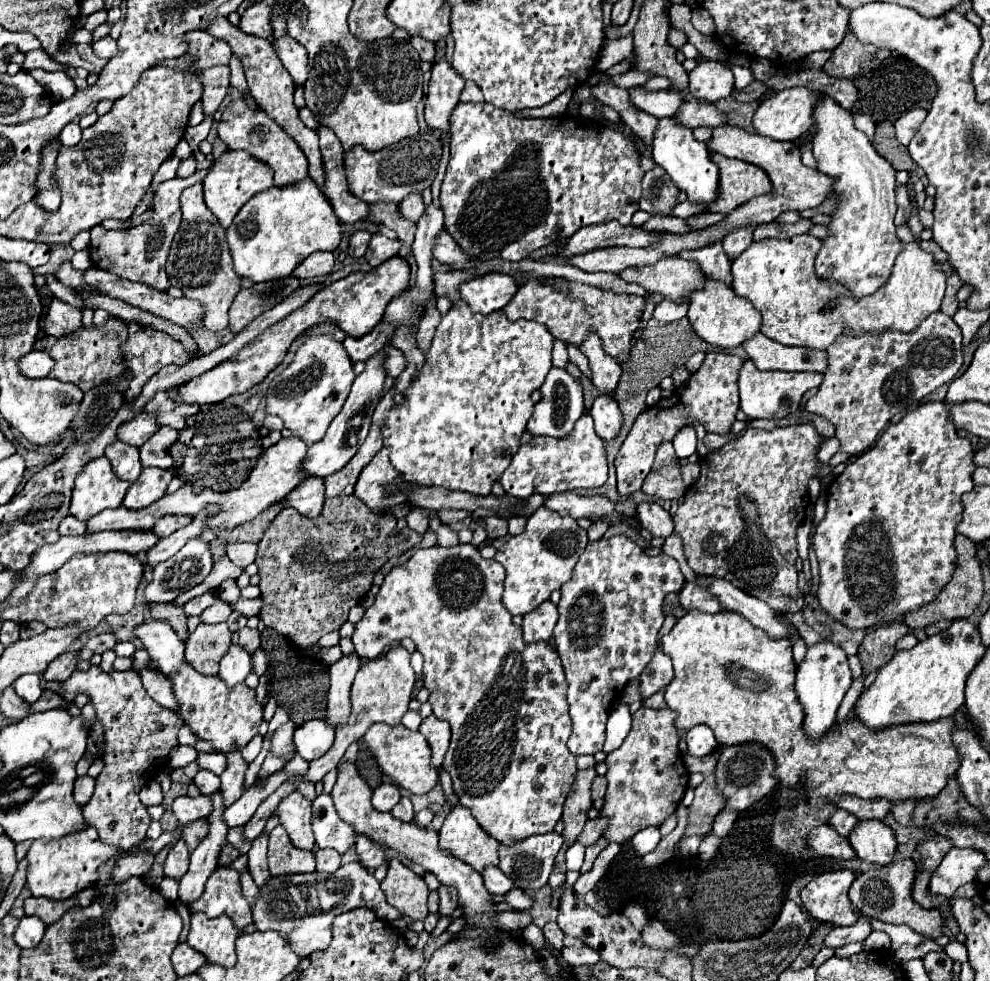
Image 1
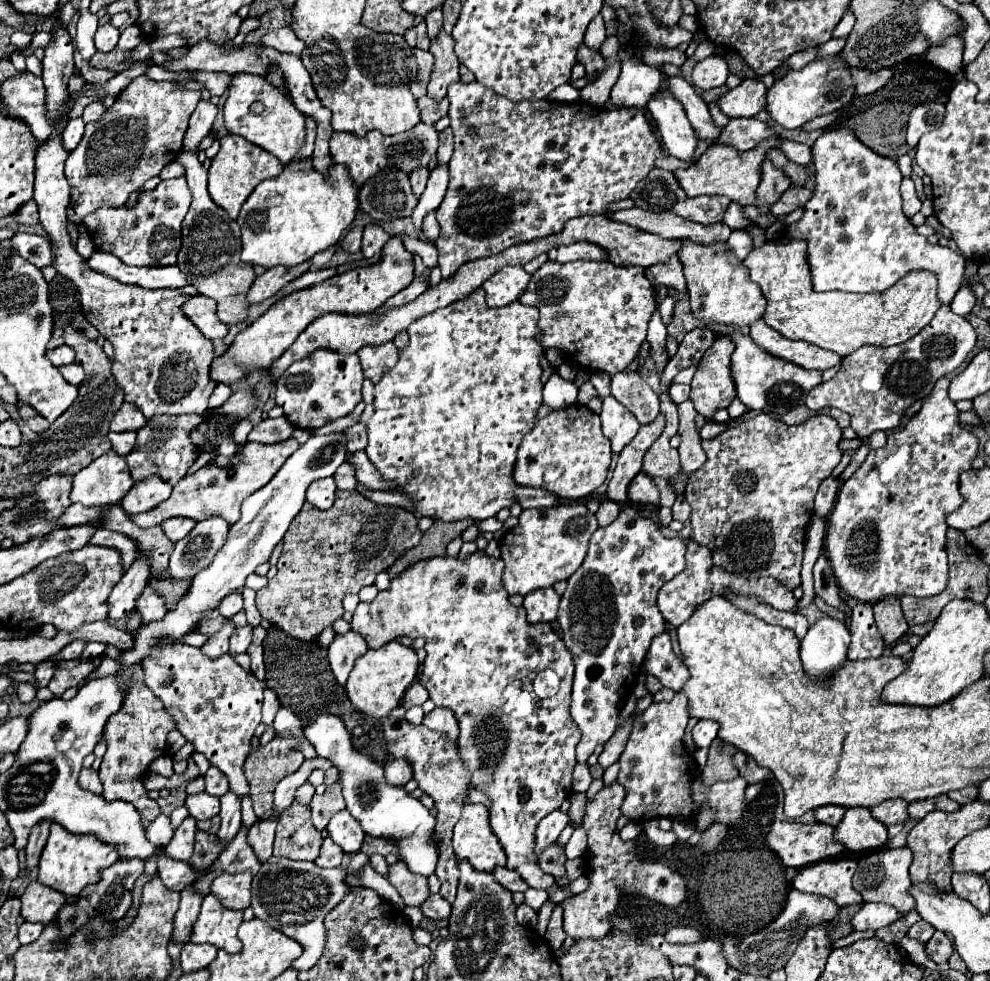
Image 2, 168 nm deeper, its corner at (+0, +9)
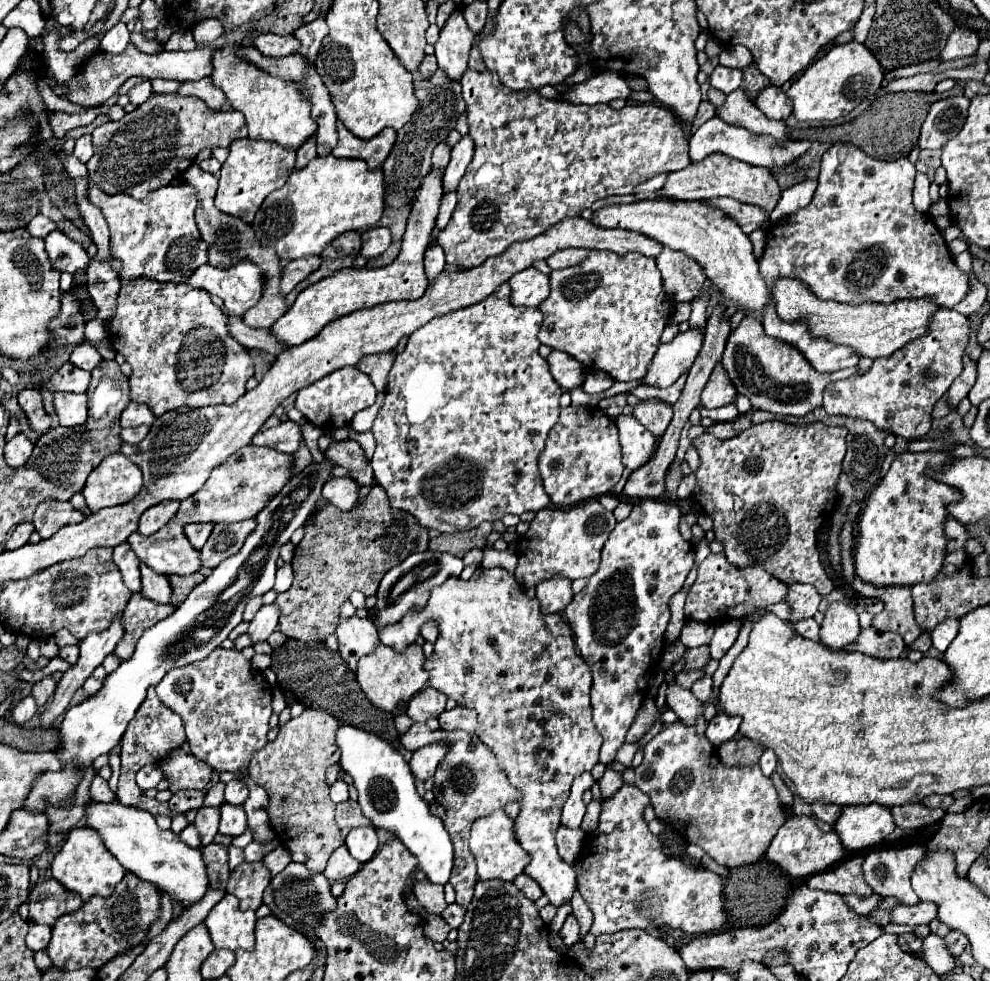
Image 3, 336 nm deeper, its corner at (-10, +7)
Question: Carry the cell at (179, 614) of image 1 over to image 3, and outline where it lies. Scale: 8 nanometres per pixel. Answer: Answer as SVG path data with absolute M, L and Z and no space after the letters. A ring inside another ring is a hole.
M193 573L193 575L187 575L187 577L169 577L171 587L173 587L171 603L175 607L179 607L185 601L187 593L191 593L191 589L195 589L195 585L199 585L203 579L205 579L205 575L201 575L201 573Z

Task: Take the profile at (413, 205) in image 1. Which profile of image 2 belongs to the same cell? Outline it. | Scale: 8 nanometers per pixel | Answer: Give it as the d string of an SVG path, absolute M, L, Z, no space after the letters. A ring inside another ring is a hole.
M419 167L417 171L411 173L411 189L413 189L413 193L415 193L417 197L423 193L427 179L429 179L429 169L427 169L427 167Z

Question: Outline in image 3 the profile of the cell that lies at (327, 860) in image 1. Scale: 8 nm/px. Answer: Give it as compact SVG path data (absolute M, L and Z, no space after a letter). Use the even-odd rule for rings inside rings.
M341 845L341 847L331 855L331 859L329 859L327 869L323 871L323 875L325 875L329 881L349 879L351 875L355 875L355 873L359 871L359 867L361 867L361 863L355 861L355 859L349 855L349 851L347 851L345 845Z

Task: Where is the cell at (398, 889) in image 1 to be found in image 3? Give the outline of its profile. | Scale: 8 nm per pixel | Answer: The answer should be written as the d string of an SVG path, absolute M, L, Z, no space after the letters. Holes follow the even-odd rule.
M417 881L415 883L415 889L413 889L413 895L417 897L417 901L421 903L421 907L427 911L427 913L433 913L433 915L441 915L447 907L447 901L443 897L443 887L431 883L431 881Z

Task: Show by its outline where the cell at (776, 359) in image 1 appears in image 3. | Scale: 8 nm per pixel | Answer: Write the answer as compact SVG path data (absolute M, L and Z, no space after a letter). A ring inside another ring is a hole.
M835 143L835 145L823 155L821 173L819 173L819 187L817 187L817 191L815 191L811 203L809 203L805 209L799 209L797 213L791 213L791 215L787 215L787 217L779 219L777 223L773 223L773 225L767 229L767 245L765 245L765 253L763 253L763 257L761 257L761 263L759 263L759 271L761 271L761 275L763 275L763 279L765 279L767 287L769 287L769 297L771 297L771 301L765 305L763 315L761 315L765 333L767 333L769 337L775 337L775 339L781 339L781 341L787 341L787 343L795 345L795 347L805 355L805 359L807 359L817 371L821 371L821 373L831 373L831 371L839 371L839 369L845 369L845 367L855 367L855 365L859 363L859 355L857 355L851 347L847 347L847 345L837 345L837 343L831 343L831 341L827 341L827 339L813 337L811 331L809 331L809 327L807 327L807 323L803 323L803 321L785 323L783 319L779 319L779 315L777 315L777 311L775 311L775 301L773 301L773 295L771 295L771 289L773 289L773 285L775 285L775 281L777 281L779 277L791 277L791 279L803 281L803 283L805 283L819 299L823 299L823 301L837 301L837 303L851 303L851 305L857 305L857 303L863 303L863 301L893 303L895 299L899 301L899 299L929 297L931 301L935 301L935 303L941 305L941 307L953 307L953 305L957 305L957 303L967 295L967 291L969 291L969 277L967 277L967 273L963 273L963 271L955 265L955 261L953 261L953 257L951 257L951 253L949 253L949 249L947 249L947 243L945 243L943 235L939 233L939 229L935 227L931 215L917 215L917 211L915 211L915 207L913 207L913 201L911 201L913 179L915 179L915 165L909 161L909 157L901 157L901 159L897 159L895 163L883 163L883 161L875 161L873 157L865 155L861 149L855 149L855 145Z

